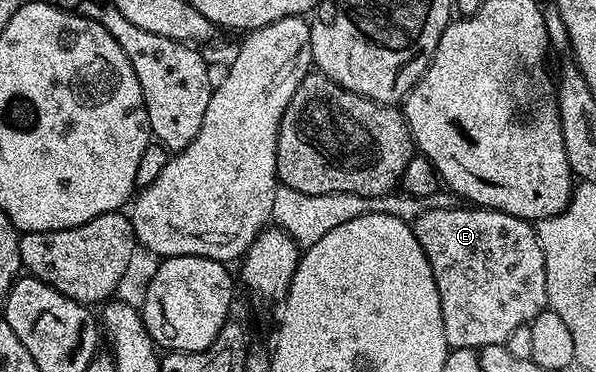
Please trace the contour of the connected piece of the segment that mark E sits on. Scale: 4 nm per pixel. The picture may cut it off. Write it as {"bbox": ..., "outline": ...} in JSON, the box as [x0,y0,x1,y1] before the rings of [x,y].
{"bbox":[412,208,547,352],"outline":[[[463,208],[424,212],[412,225],[440,292],[447,347],[478,352],[483,346],[503,345],[516,328],[527,325],[540,311],[547,309],[544,252],[540,248],[537,229],[527,219],[499,210]]]}

